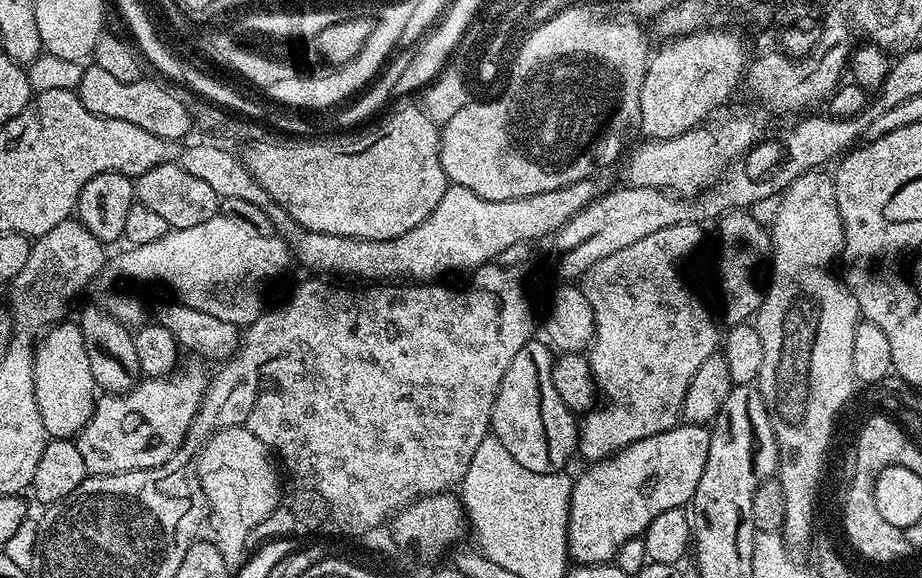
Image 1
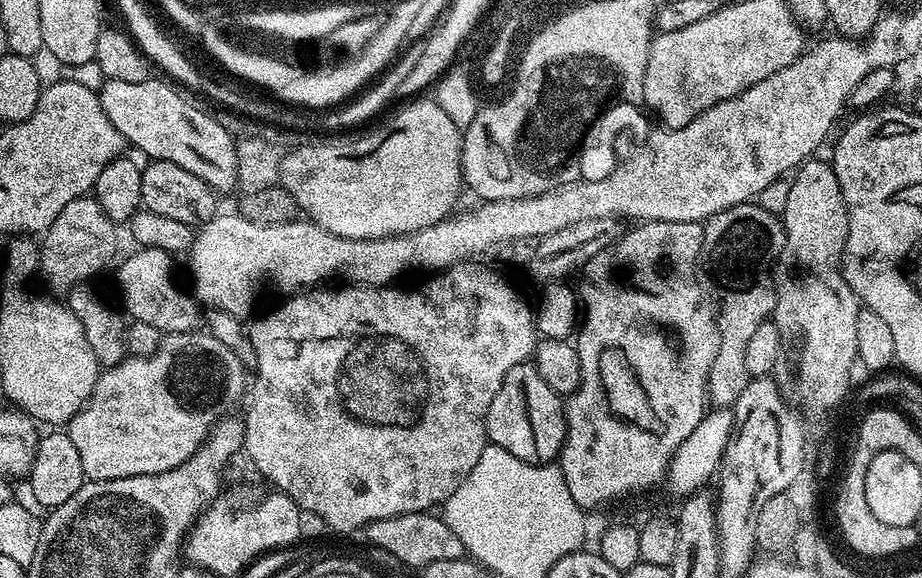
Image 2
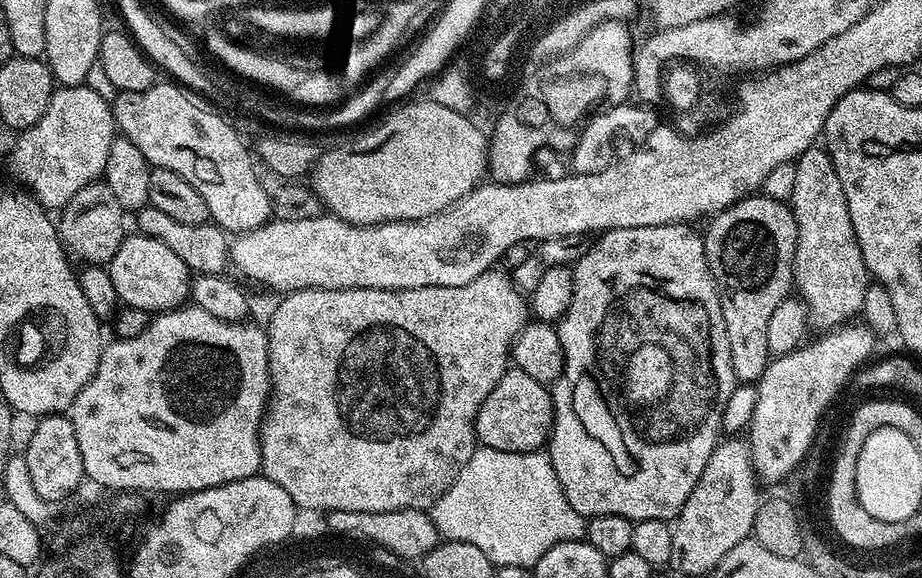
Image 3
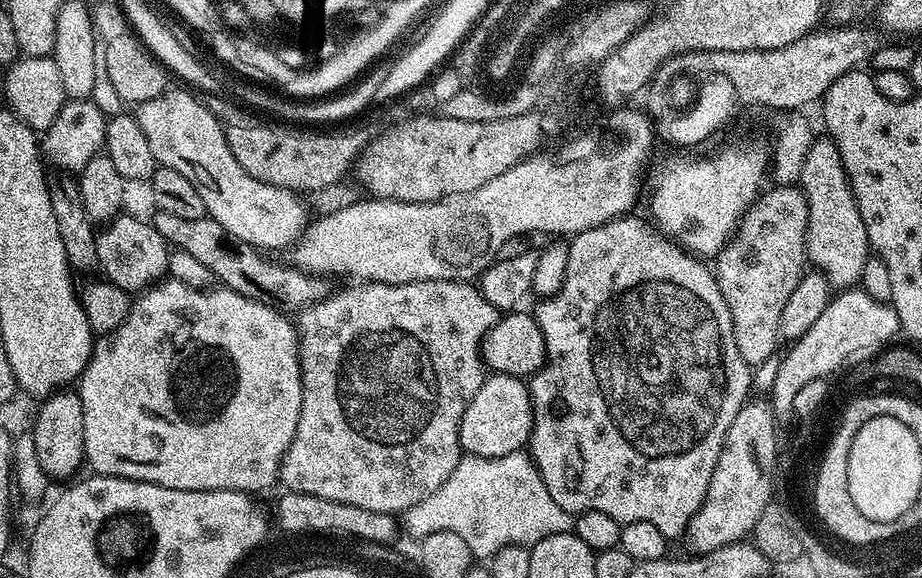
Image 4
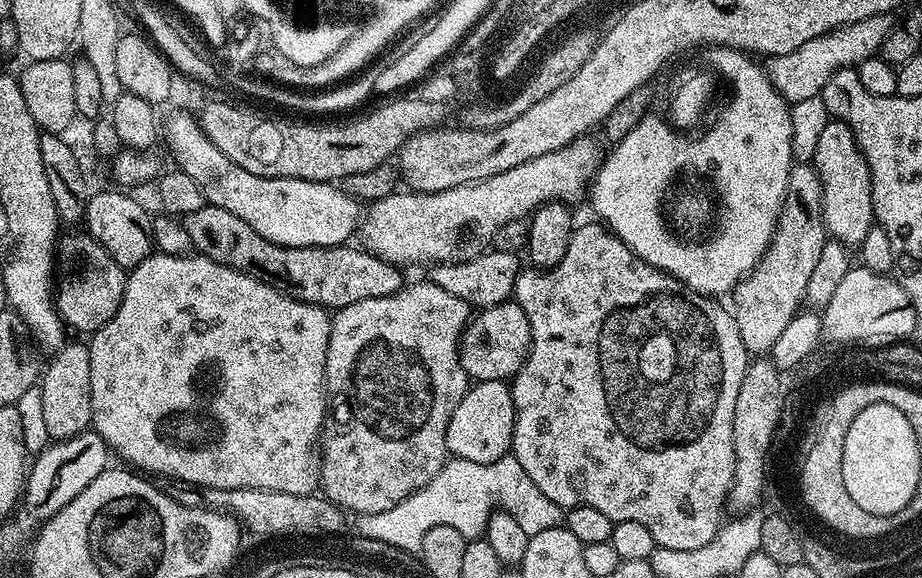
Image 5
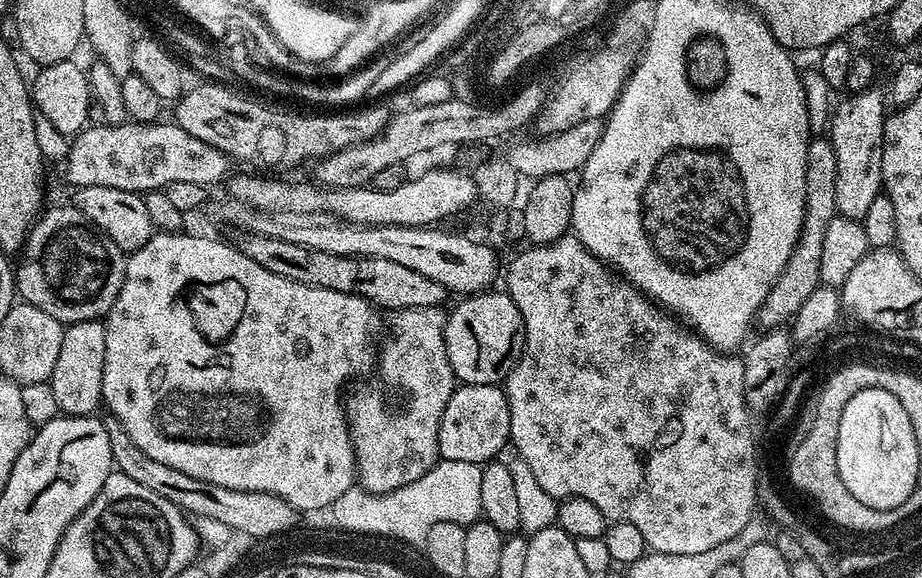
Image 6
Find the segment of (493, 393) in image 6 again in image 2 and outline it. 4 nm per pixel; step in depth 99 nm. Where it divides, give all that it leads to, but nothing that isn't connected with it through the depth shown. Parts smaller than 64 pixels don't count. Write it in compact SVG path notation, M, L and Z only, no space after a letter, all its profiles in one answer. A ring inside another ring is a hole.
M524 361L514 366L506 378L503 379L502 387L498 394L494 396L489 410L487 410L487 432L489 441L498 445L499 448L514 454L519 460L526 461L528 464L545 464L555 461L559 457L559 452L564 445L564 438L567 432L564 416L563 397L542 381L538 374L535 363Z

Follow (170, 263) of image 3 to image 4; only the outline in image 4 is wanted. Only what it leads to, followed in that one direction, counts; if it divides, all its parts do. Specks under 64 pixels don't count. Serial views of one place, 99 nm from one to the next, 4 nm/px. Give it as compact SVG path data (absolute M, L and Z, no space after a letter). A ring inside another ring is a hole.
M119 214L99 229L96 253L100 263L99 271L111 284L130 294L139 294L167 273L170 245L147 219L139 220L136 216Z

